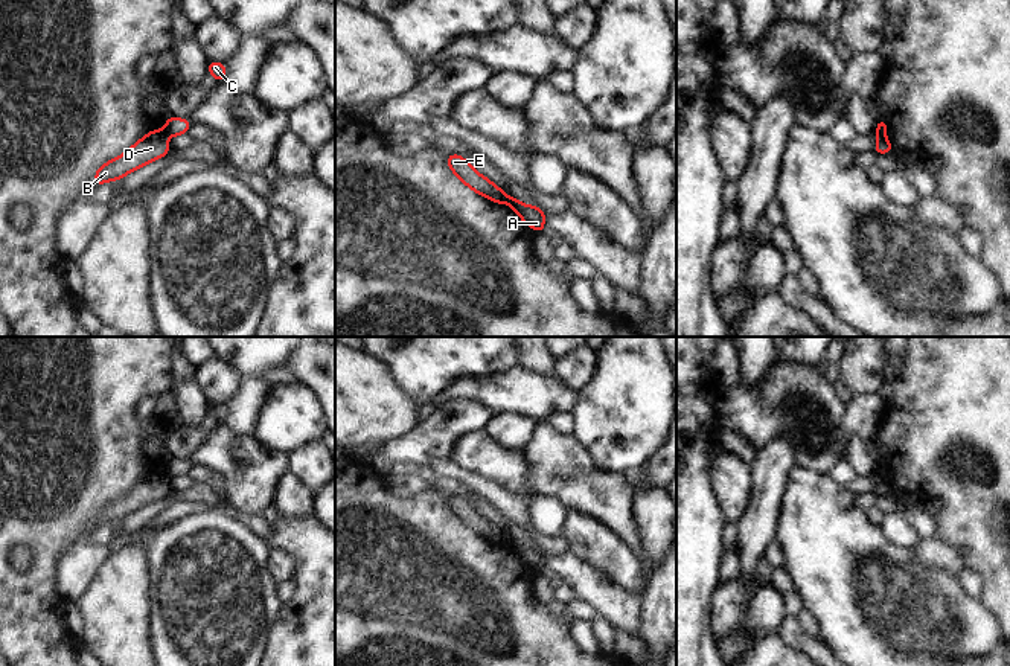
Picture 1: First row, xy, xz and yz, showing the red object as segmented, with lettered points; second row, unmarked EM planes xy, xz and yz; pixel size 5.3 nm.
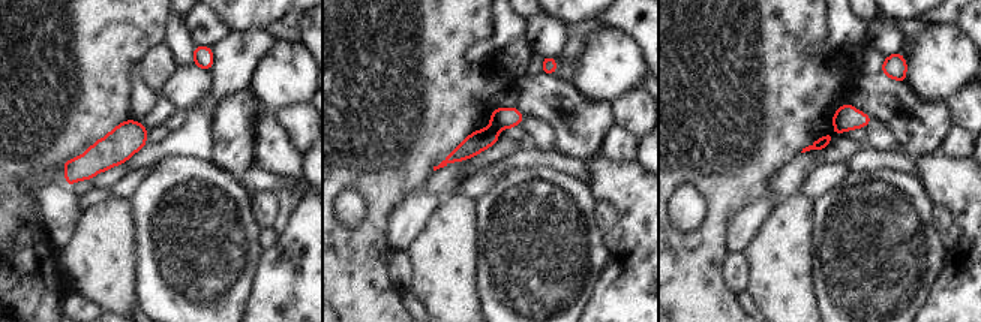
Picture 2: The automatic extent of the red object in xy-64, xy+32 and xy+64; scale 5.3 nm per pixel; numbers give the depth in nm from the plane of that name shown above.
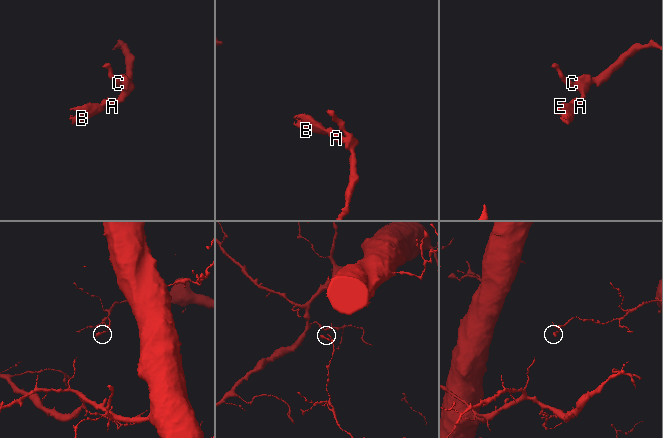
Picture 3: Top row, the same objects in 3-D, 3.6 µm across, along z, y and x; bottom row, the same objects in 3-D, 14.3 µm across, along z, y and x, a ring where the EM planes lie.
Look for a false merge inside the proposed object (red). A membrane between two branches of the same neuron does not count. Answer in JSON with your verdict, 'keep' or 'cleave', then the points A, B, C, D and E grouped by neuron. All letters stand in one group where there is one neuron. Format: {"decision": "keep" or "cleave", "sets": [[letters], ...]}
{"decision": "cleave", "sets": [["A", "C"], ["B", "D", "E"]]}

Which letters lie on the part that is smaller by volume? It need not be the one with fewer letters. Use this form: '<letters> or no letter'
B, D, E

